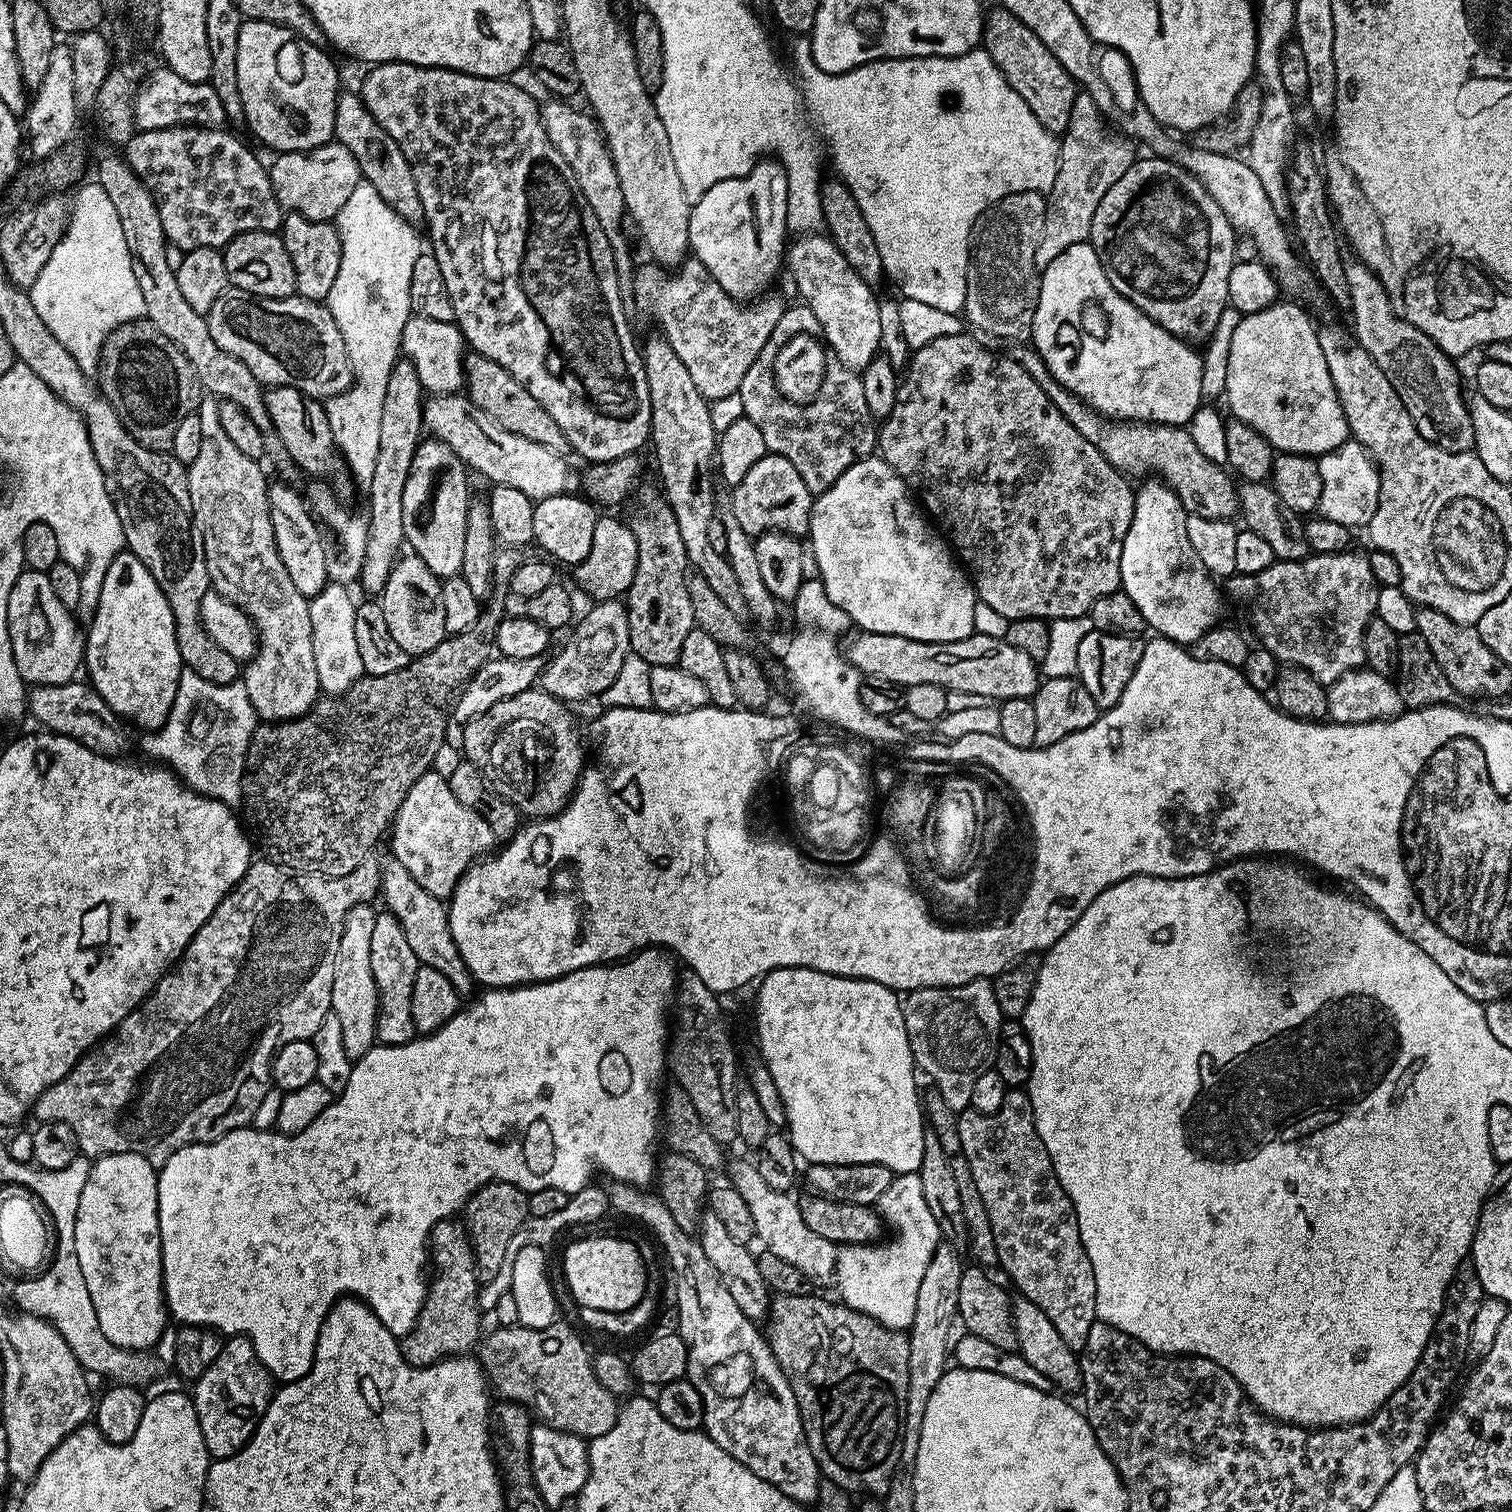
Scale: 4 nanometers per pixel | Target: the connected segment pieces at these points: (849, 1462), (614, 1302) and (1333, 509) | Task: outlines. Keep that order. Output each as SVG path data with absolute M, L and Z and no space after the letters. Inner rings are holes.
M811 1294L802 1296L777 1295L771 1301L766 1317L766 1325L768 1324L766 1339L772 1348L772 1353L782 1370L782 1374L786 1374L786 1378L790 1382L790 1390L794 1390L794 1398L798 1402L802 1426L806 1430L806 1442L818 1462L823 1479L852 1494L865 1492L863 1494L865 1497L883 1498L888 1493L888 1484L896 1475L900 1447L904 1437L902 1425L904 1423L904 1411L906 1410L906 1386L910 1382L910 1342L908 1341L908 1333L899 1328L882 1326L874 1318L870 1318L853 1308L847 1308L843 1302L835 1303L831 1304L830 1301L823 1300L820 1296L811 1296Z
M620 1236L573 1239L564 1252L564 1280L579 1307L622 1312L630 1310L644 1296L644 1262L631 1239Z
M1349 438L1342 446L1319 457L1318 463L1322 474L1319 515L1330 518L1330 522L1339 522L1349 530L1363 529L1374 518L1374 510L1378 510L1380 493L1380 471L1368 451L1356 440Z

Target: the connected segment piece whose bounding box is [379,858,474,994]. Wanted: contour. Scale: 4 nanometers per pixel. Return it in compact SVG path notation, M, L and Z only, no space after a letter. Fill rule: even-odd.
M395 858L389 859L389 864L385 863L381 867L379 895L382 900L384 896L383 907L386 911L394 914L394 918L398 918L398 922L402 924L407 942L421 965L440 971L450 981L450 986L454 986L454 990L468 994L468 991L474 988L474 981L466 962L462 962L462 954L454 942L454 934L450 934L445 901L430 894L430 890L422 890L422 886L414 882L410 870L406 870L406 866L402 866L402 862Z

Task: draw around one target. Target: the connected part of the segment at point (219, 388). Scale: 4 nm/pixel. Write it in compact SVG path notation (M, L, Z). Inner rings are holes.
M120 154L102 157L96 164L94 180L102 186L102 190L106 190L106 194L110 194L110 202L118 214L122 235L126 238L126 250L130 250L134 278L138 278L138 290L142 290L146 319L158 326L158 330L162 330L162 334L166 334L166 338L170 338L170 342L174 342L174 346L178 346L178 350L186 354L190 366L194 366L194 374L198 374L200 387L205 393L220 400L234 402L237 406L242 406L246 414L250 414L254 426L262 430L262 442L267 459L272 459L276 464L285 463L288 460L288 451L282 438L278 438L274 422L270 420L270 414L266 410L265 385L261 384L258 378L254 378L246 362L242 362L234 354L226 354L226 350L222 350L222 346L218 346L218 342L210 338L210 326L205 313L194 310L194 306L186 302L182 290L178 290L176 269L173 261L168 261L170 245L162 230L162 218L158 218L158 206L150 190L140 181L138 174L134 174L128 161Z

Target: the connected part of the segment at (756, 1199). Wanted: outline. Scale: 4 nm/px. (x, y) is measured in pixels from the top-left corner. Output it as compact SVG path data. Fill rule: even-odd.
M736 1160L732 1164L732 1177L730 1183L738 1194L750 1206L750 1214L754 1217L756 1227L756 1240L764 1243L763 1247L770 1254L778 1254L782 1262L790 1262L798 1270L802 1270L805 1281L816 1284L833 1283L836 1274L836 1249L837 1245L832 1244L826 1238L814 1234L810 1226L806 1226L805 1220L800 1213L799 1203L787 1192L779 1192L770 1189L768 1183L763 1182L755 1163L744 1160Z

